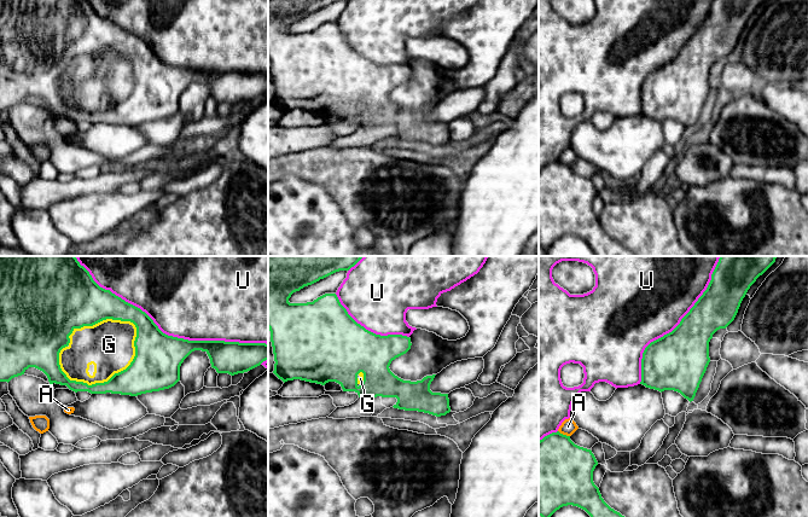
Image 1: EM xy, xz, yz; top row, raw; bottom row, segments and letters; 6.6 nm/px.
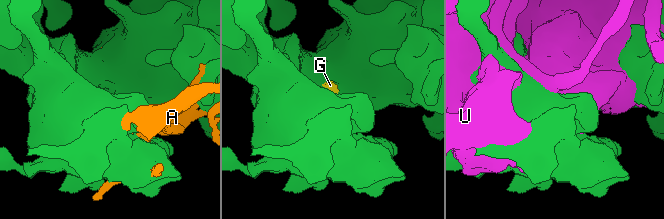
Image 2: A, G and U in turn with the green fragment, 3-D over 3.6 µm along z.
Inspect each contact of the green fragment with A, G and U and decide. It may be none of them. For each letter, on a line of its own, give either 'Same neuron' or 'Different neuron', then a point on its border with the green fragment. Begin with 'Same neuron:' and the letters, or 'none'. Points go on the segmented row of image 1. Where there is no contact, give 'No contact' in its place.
Same neuron: G
A: Different neuron. Touches green at yz (564, 435)
G: Same neuron. Touches green at xy (83, 325)
U: Different neuron. Touches green at xy (167, 335)

